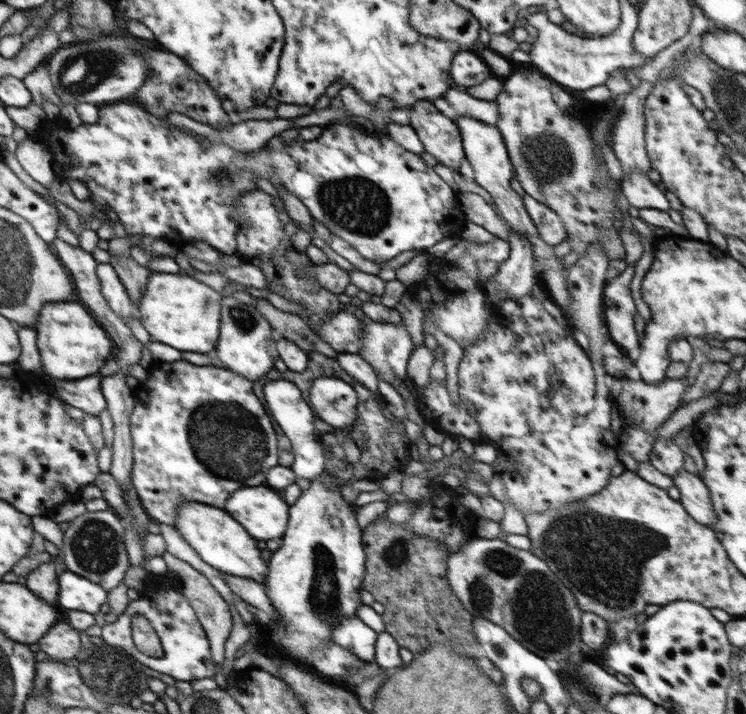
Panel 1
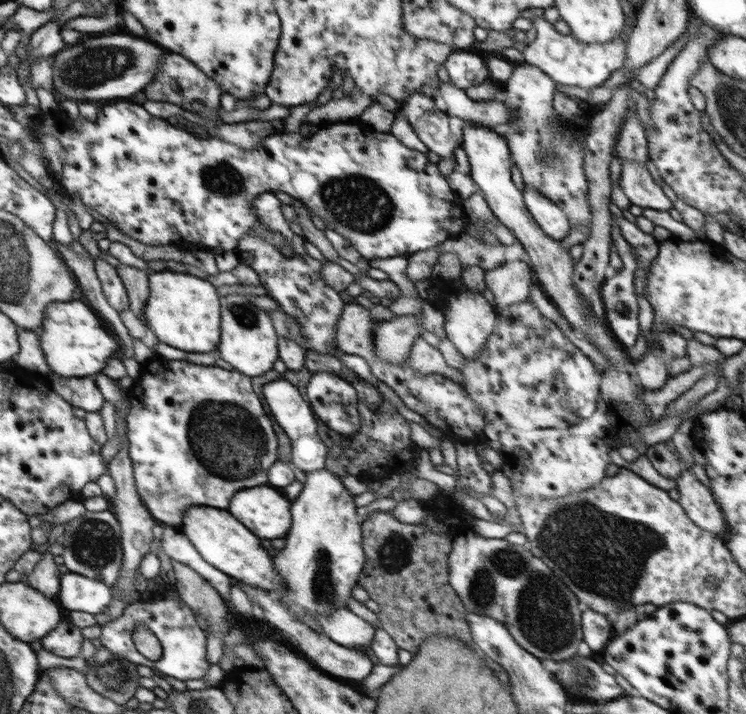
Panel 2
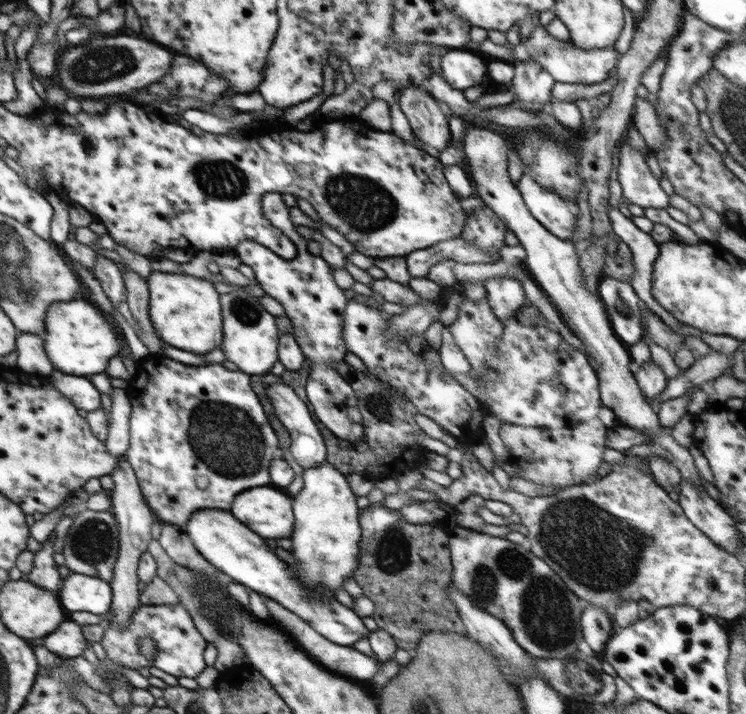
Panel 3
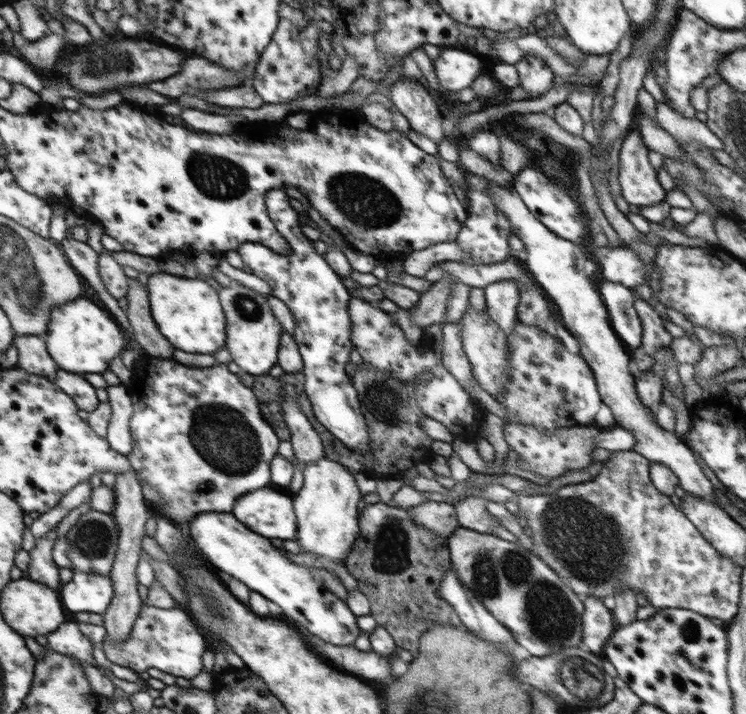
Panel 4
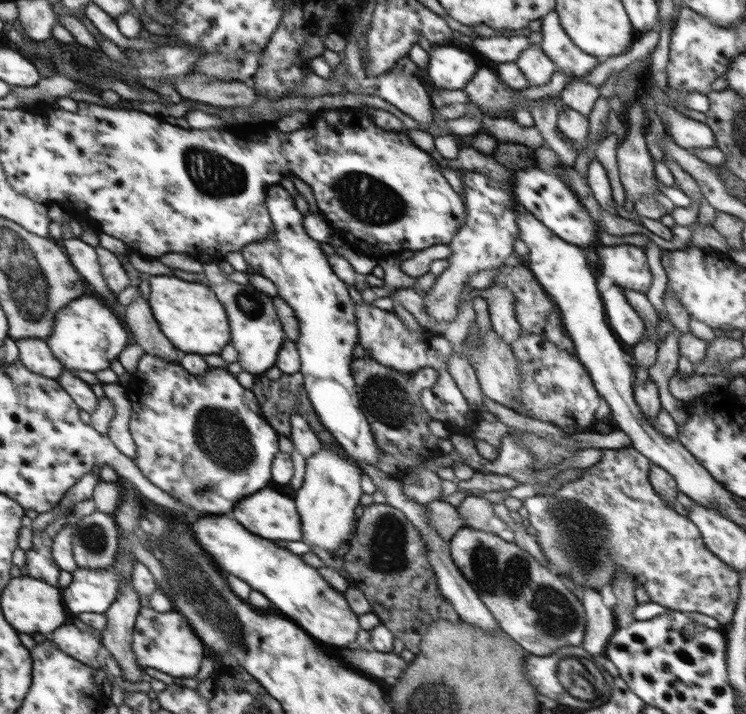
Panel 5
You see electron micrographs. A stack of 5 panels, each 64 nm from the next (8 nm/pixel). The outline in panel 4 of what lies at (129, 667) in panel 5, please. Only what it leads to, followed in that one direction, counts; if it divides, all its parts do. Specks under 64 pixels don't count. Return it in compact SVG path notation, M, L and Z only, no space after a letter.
M124 472L124 474L116 473L116 480L113 486L115 496L115 509L111 512L115 518L118 530L119 541L117 551L113 562L113 567L109 577L113 580L113 599L108 610L104 611L103 620L106 629L106 637L112 642L124 642L132 628L140 609L144 602L138 595L138 579L136 571L138 568L140 552L142 552L142 538L146 536L146 522L148 518L155 515L152 513L147 504L144 503L143 490L141 484L137 481L137 476L132 472Z

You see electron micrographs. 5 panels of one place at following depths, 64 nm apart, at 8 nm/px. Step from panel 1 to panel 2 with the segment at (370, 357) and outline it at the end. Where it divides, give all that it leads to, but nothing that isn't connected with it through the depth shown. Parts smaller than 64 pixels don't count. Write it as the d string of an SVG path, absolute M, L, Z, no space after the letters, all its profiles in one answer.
M423 315L394 316L390 321L381 321L373 330L375 354L380 360L392 364L403 364L409 356L411 346L424 331Z

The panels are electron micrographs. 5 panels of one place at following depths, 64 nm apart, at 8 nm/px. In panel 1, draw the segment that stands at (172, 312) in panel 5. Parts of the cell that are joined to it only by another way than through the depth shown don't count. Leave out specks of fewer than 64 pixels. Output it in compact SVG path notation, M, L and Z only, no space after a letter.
M157 272L150 273L147 279L146 292L136 305L135 316L154 336L154 340L181 352L208 354L210 350L214 350L218 342L220 300L224 298L224 294L194 278L188 278L187 274Z

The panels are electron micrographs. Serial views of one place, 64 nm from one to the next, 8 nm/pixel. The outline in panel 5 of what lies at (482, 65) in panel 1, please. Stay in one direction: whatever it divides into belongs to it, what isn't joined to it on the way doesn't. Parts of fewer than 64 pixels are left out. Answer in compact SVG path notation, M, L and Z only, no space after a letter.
M452 43L433 46L433 51L429 53L428 66L426 66L429 81L432 82L434 88L460 90L464 88L476 74L476 71L479 69L478 60L479 57L477 55L462 51Z

